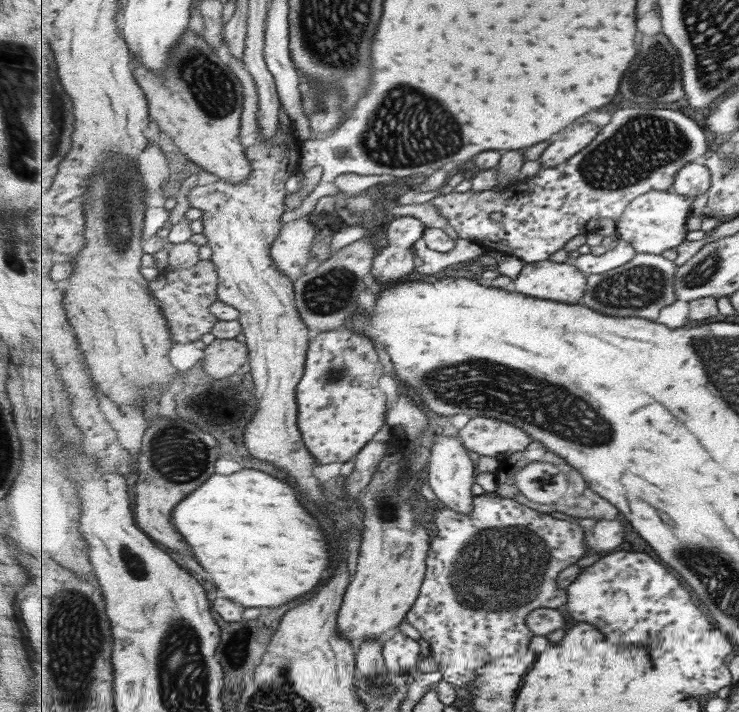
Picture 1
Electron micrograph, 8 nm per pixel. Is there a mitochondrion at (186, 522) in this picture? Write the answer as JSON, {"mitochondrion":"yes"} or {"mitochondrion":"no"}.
{"mitochondrion":"no"}

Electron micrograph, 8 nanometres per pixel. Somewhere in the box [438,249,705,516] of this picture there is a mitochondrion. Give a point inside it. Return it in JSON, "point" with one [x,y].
{"point":[641,286]}

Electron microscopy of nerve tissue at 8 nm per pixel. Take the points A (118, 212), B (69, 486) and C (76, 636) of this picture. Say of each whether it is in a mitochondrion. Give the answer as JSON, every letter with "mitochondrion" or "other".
{"A":"mitochondrion","B":"other","C":"mitochondrion"}

